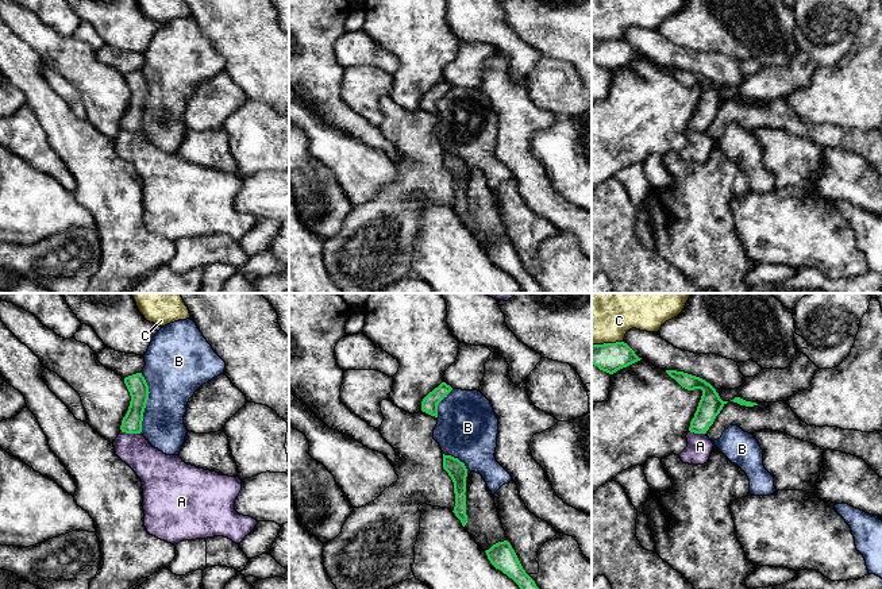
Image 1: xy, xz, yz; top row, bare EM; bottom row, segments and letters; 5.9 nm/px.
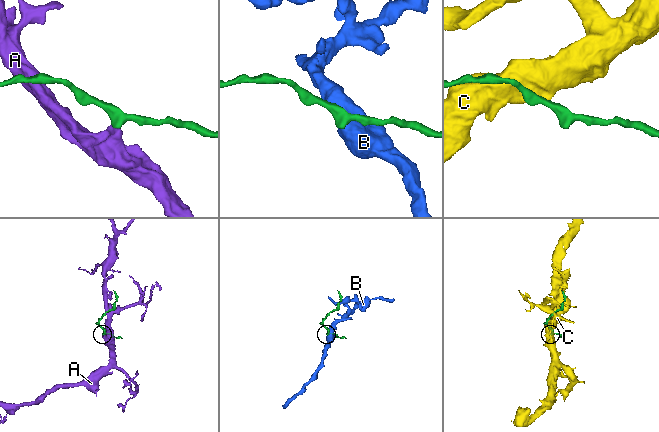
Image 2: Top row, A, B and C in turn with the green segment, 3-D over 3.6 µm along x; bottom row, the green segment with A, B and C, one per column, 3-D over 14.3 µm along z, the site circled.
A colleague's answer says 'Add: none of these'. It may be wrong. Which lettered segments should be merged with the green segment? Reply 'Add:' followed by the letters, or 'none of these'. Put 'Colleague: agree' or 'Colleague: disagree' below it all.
Add: none of these
Colleague: agree

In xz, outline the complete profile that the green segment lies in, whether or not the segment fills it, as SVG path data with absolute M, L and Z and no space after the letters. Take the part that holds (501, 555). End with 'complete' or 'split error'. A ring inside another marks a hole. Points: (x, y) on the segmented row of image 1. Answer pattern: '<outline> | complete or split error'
M508 540L498 542L485 551L490 563L512 578L520 589L539 589L523 569L515 550Z | complete

